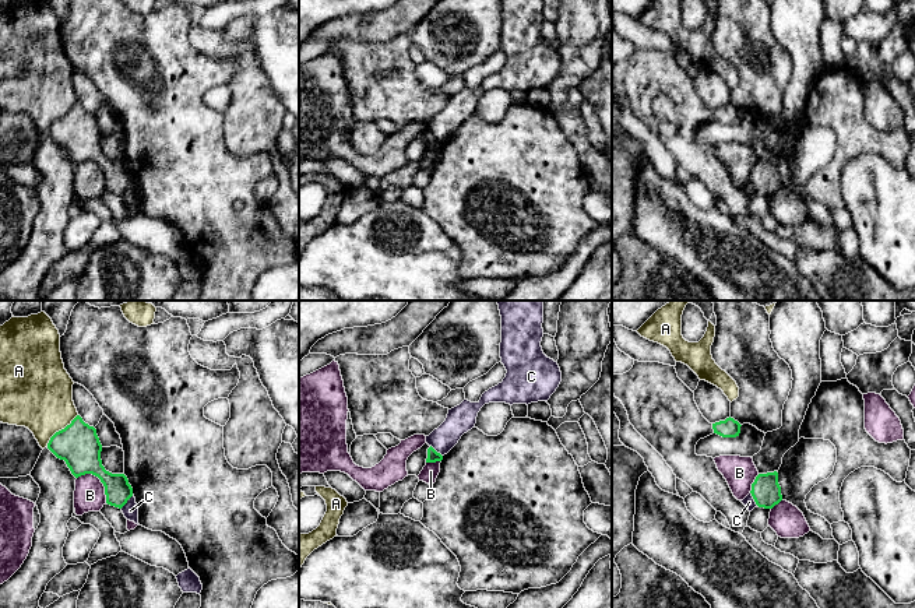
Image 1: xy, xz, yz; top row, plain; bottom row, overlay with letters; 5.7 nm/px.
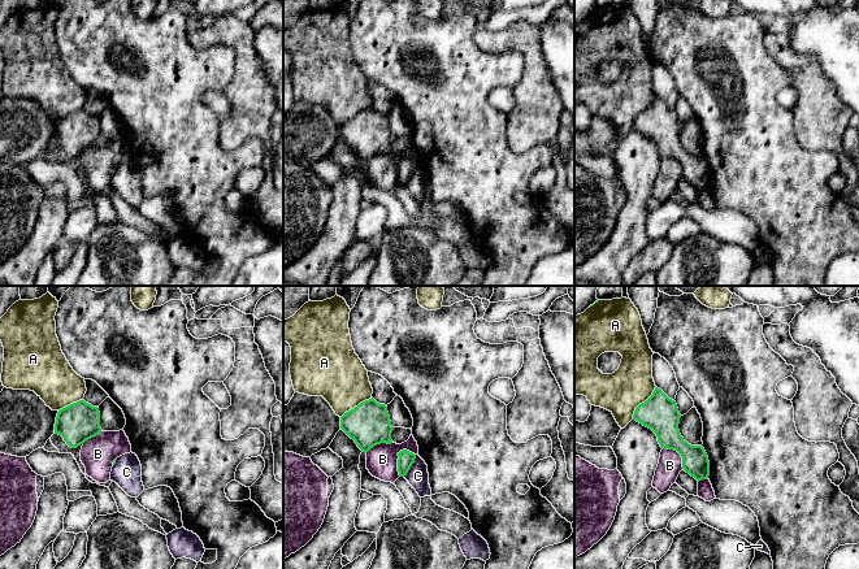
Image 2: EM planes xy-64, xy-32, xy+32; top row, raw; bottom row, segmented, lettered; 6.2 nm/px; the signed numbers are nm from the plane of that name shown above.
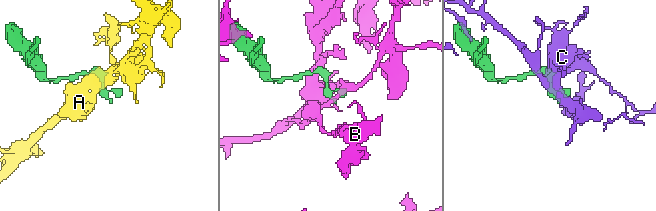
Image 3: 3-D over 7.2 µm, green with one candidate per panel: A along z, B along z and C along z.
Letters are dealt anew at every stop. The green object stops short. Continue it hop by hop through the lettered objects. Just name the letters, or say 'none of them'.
none of them

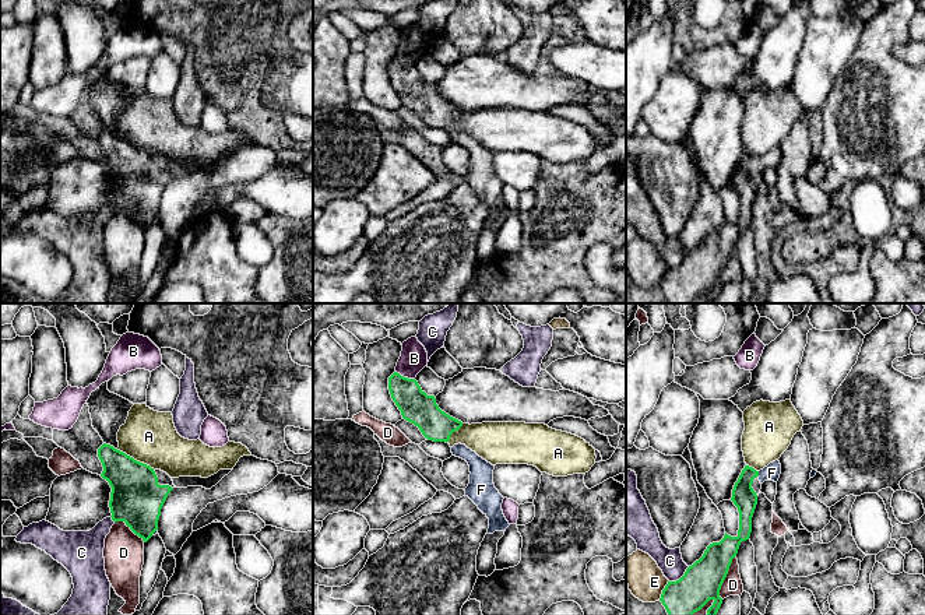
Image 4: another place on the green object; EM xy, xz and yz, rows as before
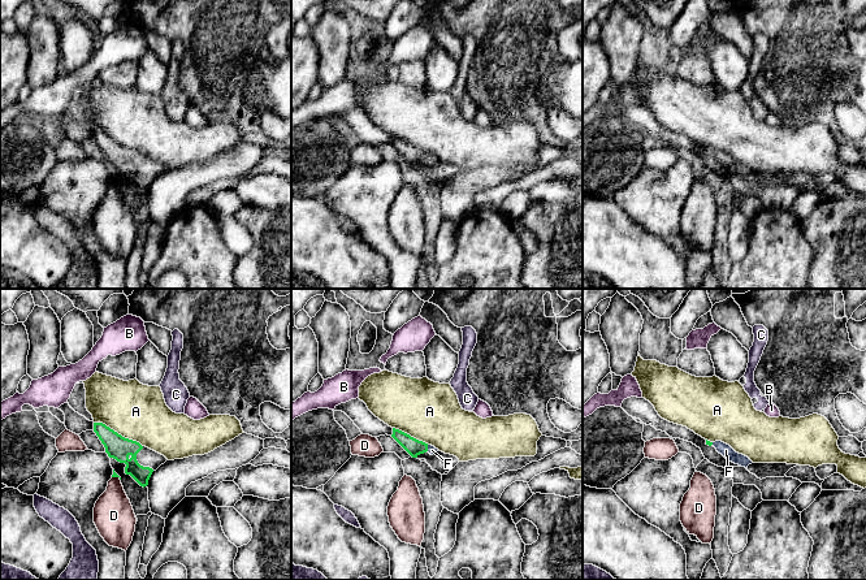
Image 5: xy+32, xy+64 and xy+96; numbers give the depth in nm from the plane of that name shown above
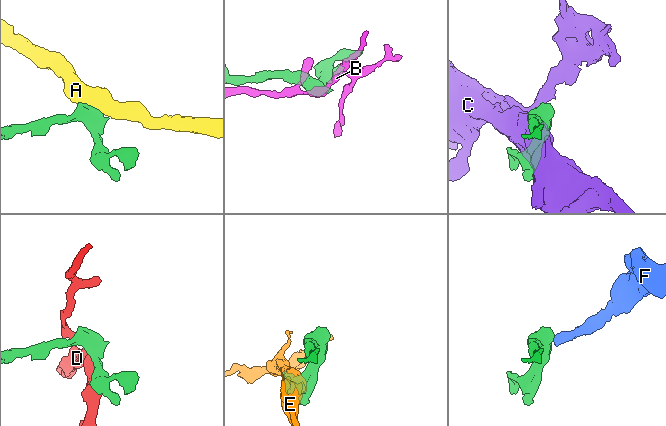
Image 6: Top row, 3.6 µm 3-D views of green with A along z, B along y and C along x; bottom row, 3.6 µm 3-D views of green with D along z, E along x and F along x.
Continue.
F

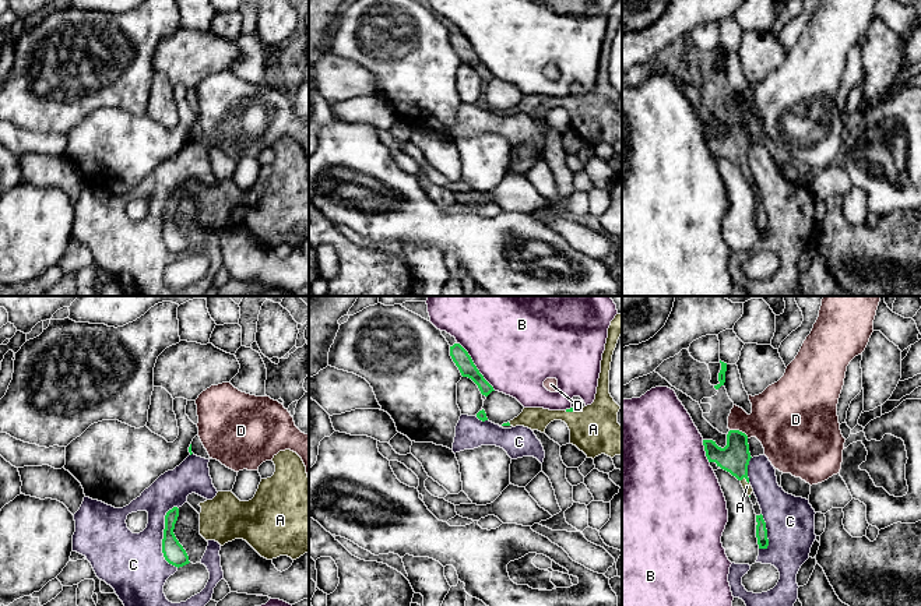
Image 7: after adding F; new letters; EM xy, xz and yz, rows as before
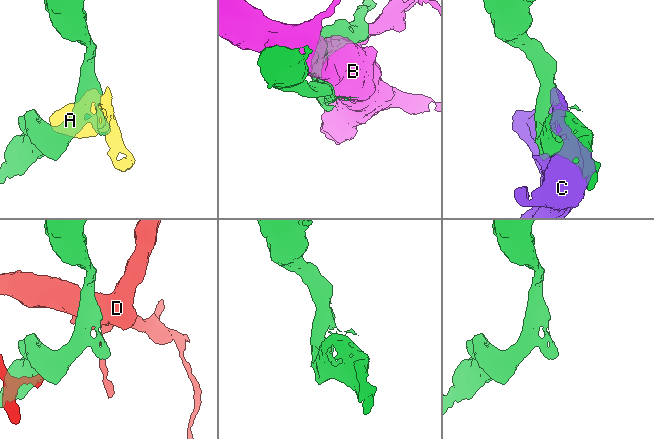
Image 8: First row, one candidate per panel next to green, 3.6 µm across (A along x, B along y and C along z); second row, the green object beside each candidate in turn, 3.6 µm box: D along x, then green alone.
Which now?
A

